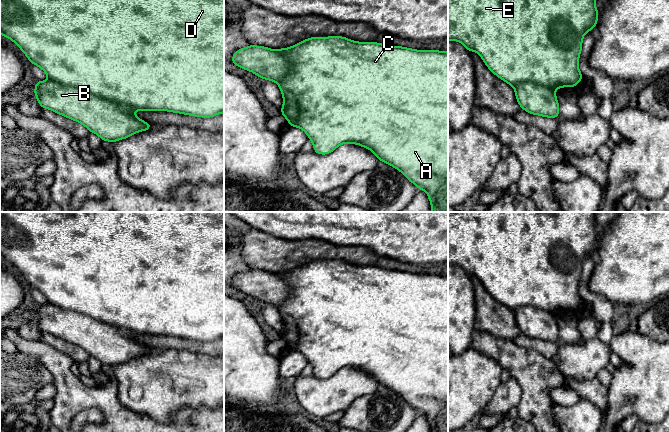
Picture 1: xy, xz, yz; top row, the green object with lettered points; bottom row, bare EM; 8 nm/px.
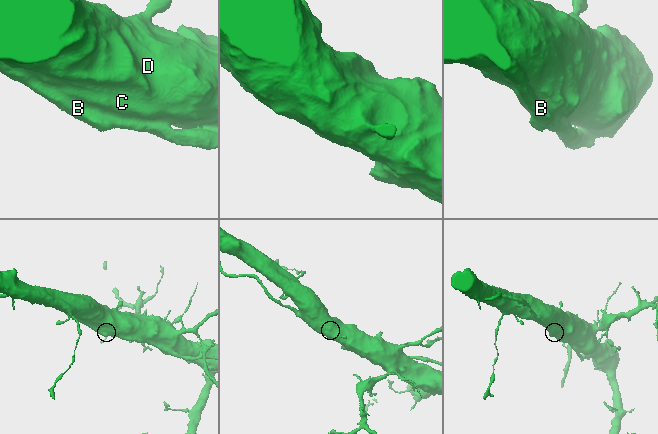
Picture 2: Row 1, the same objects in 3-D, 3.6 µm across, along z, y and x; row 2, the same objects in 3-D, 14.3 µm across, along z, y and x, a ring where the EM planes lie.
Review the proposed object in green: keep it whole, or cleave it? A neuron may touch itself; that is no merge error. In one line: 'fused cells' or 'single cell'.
fused cells

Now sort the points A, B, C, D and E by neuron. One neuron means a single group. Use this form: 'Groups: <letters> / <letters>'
Groups: A C D E / B

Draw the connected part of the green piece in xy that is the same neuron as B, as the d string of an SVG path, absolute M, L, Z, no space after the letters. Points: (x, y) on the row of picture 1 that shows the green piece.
M54 80L37 81L34 95L42 108L72 119L84 125L90 132L103 141L116 142L135 133L151 129L151 124L139 119L132 110L124 108L113 101L98 97L88 91L62 85Z

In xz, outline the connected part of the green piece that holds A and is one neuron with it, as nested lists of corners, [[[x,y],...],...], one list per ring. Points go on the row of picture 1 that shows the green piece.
[[[342,36],[311,37],[289,48],[276,50],[291,64],[292,70],[279,84],[283,96],[281,114],[289,126],[302,129],[313,143],[314,152],[326,155],[342,144],[357,144],[372,151],[380,162],[399,170],[419,190],[427,193],[432,212],[448,212],[448,52],[416,50],[377,42],[357,42]]]

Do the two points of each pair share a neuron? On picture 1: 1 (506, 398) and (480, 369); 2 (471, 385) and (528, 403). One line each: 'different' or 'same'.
1: different
2: different

